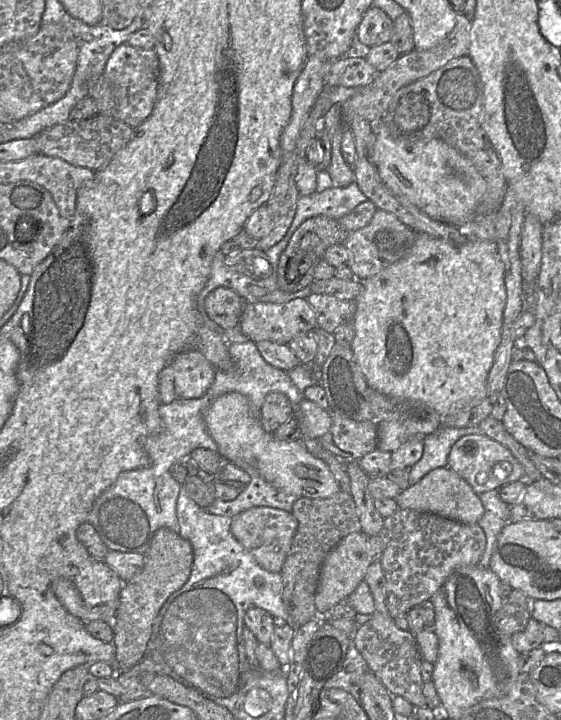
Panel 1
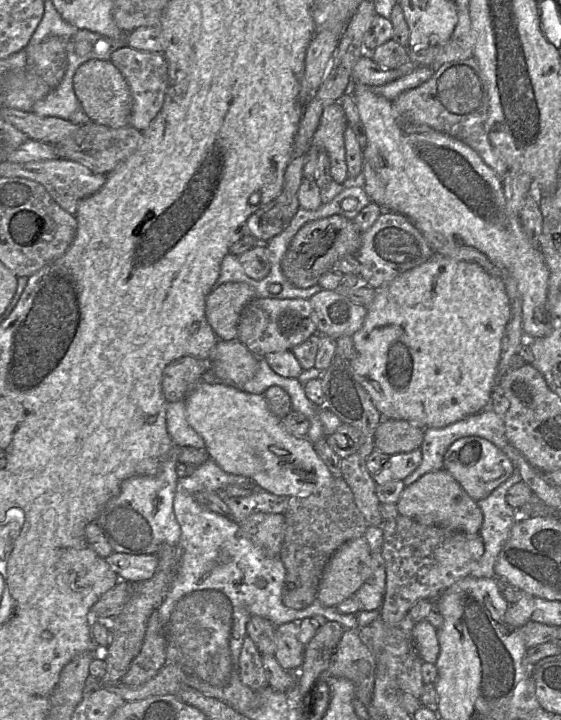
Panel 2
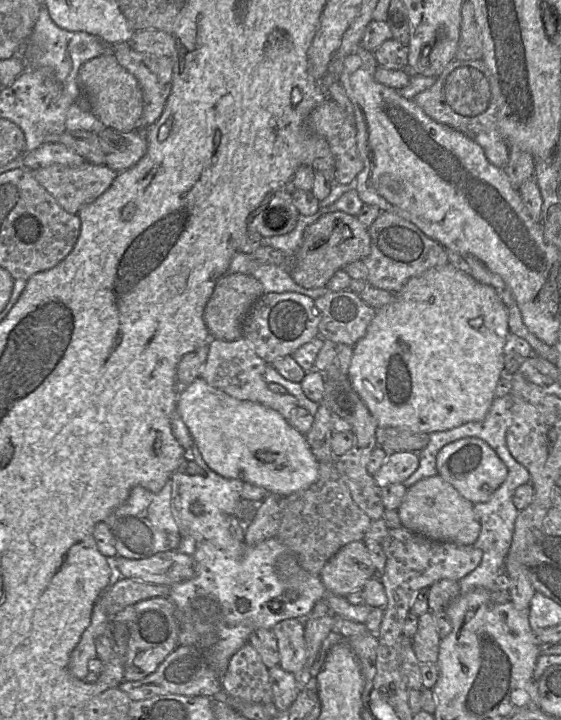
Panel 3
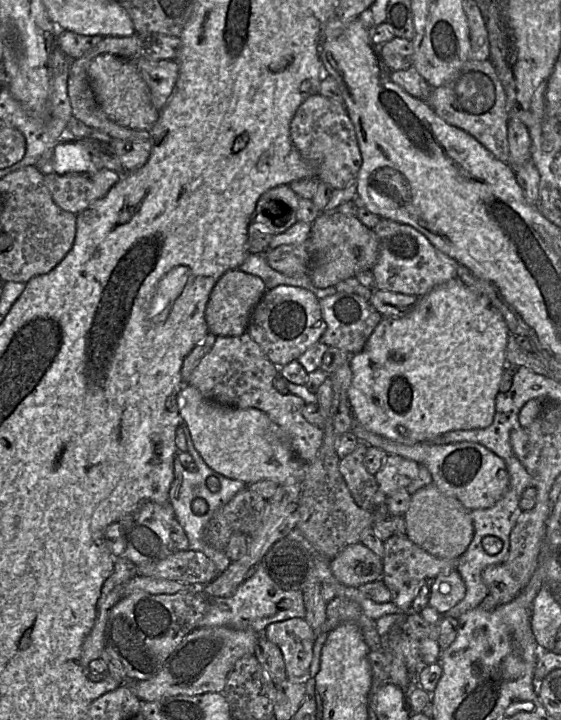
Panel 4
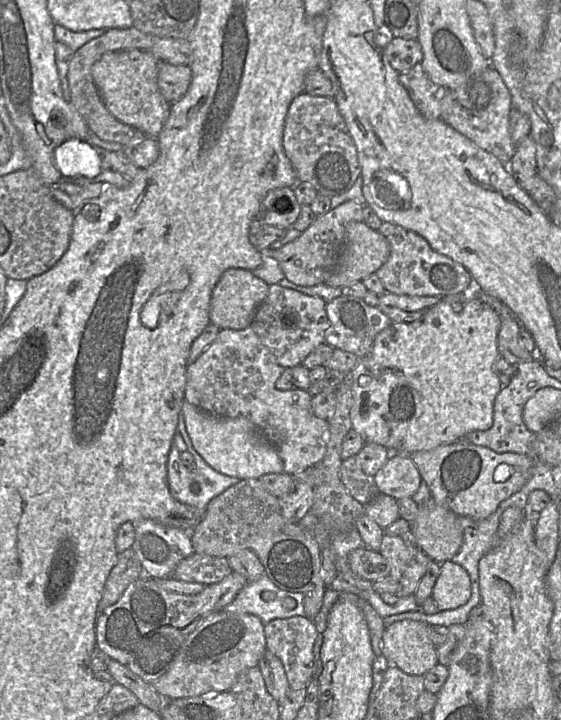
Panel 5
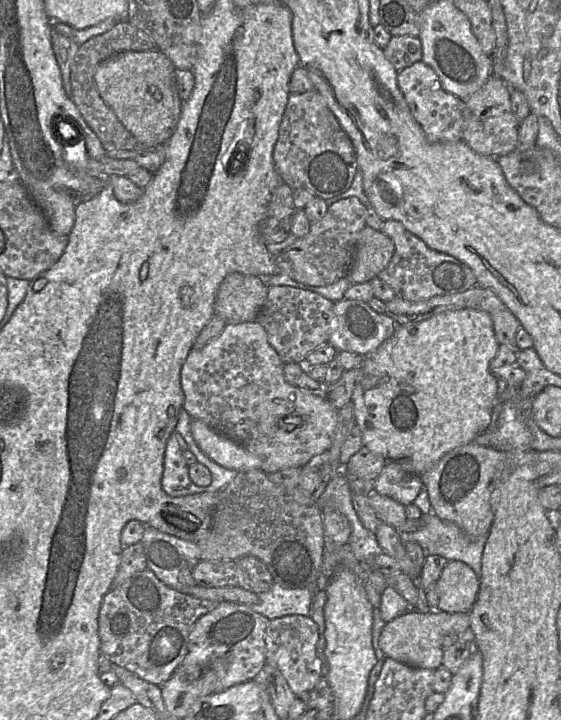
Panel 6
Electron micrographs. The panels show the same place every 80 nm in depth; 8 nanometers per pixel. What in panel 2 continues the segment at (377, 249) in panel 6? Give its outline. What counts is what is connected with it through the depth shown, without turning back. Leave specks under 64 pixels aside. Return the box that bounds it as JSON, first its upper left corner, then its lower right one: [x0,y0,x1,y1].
[281,214,362,288]

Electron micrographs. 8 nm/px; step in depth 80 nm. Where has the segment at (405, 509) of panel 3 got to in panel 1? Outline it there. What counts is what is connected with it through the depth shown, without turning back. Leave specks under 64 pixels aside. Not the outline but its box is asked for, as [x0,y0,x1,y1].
[396,467,484,524]

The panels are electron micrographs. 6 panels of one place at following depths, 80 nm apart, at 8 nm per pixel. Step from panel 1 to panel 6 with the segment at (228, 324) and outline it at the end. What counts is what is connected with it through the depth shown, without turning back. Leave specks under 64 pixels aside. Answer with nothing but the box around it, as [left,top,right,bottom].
[215,273,268,324]

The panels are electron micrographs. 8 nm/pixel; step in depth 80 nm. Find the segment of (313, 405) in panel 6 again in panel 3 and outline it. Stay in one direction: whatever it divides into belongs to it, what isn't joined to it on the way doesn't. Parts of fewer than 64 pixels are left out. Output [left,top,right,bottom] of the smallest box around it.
[200,336,298,420]

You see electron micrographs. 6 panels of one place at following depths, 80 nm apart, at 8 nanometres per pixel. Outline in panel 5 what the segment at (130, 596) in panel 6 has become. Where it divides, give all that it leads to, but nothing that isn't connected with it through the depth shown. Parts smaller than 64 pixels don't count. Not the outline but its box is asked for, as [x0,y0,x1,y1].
[96,571,246,683]

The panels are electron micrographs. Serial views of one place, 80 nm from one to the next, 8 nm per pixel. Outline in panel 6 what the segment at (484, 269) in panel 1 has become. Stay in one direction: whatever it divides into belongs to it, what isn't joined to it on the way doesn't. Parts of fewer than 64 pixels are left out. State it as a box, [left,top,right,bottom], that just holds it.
[353,308,500,476]

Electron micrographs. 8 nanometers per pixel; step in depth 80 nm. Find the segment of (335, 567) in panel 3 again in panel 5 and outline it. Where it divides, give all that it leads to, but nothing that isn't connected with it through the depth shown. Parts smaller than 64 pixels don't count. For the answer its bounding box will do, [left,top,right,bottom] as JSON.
[348,548,390,582]

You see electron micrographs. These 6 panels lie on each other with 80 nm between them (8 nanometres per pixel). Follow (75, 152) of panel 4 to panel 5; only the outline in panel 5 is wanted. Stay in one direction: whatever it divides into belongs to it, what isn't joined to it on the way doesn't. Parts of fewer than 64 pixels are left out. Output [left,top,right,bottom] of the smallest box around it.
[54,140,103,179]

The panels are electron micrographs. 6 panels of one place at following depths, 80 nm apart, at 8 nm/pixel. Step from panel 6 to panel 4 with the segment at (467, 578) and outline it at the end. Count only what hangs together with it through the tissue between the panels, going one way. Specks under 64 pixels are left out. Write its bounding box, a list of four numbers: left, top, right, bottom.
[428,569,465,615]

